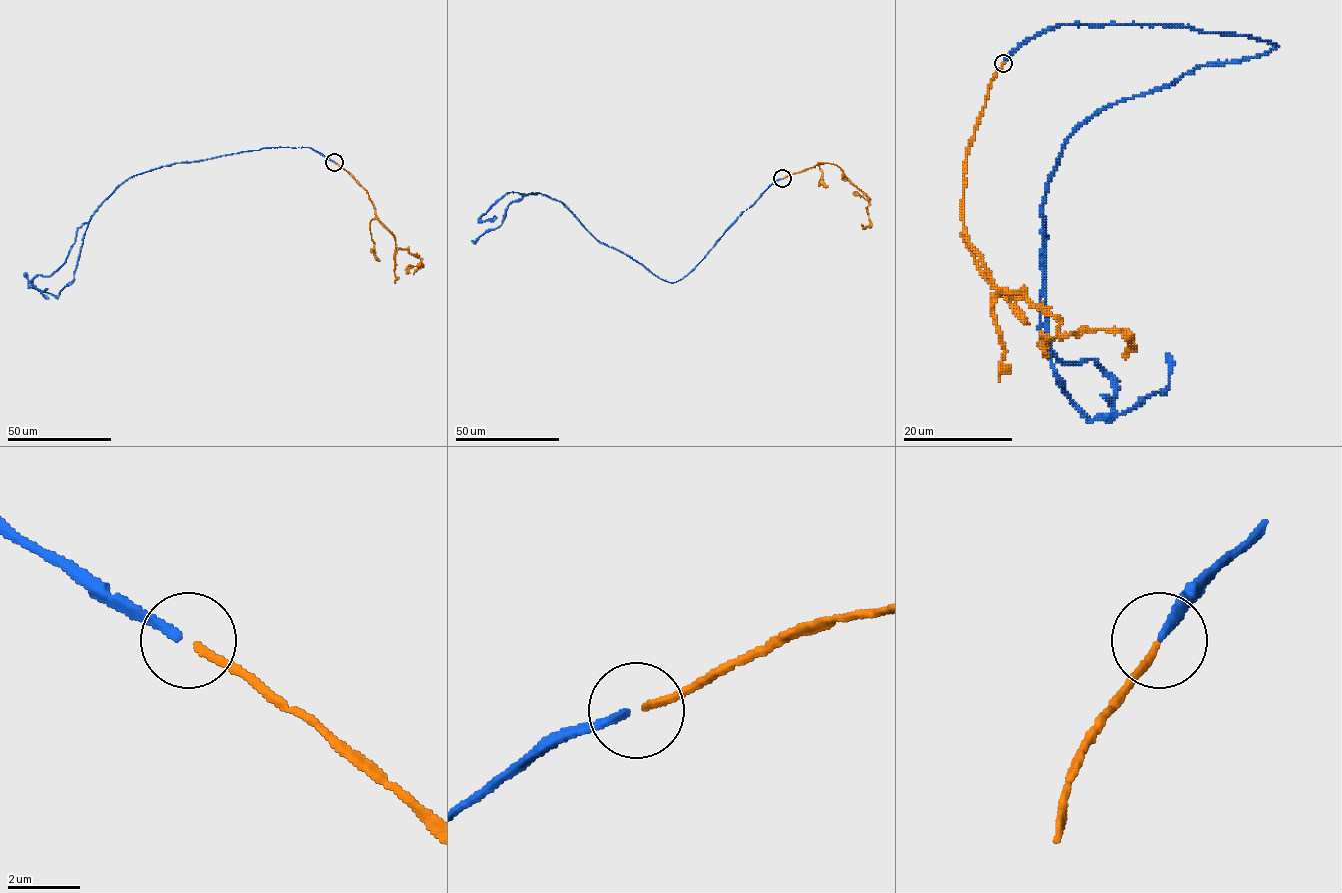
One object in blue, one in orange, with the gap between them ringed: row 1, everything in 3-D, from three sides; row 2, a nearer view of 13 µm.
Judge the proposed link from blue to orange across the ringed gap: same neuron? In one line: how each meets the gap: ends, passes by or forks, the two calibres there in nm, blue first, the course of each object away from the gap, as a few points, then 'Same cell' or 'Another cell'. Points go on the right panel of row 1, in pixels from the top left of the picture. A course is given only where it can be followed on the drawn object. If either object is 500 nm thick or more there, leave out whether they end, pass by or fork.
At the ring blue ends. At the ring orange ends. Thickness 220 nm (blue) against 190 nm. Course of blue: (1004, 63), (1076, 24), (1278, 45), (1111, 103), (1047, 183), (1063, 391), (1122, 415), (1168, 384), (1167, 353). Course of orange: (1004, 63), (966, 150), (968, 244), (995, 286), (1045, 308), (1063, 335), (1116, 330), (1130, 345), (1124, 358). Same cell

